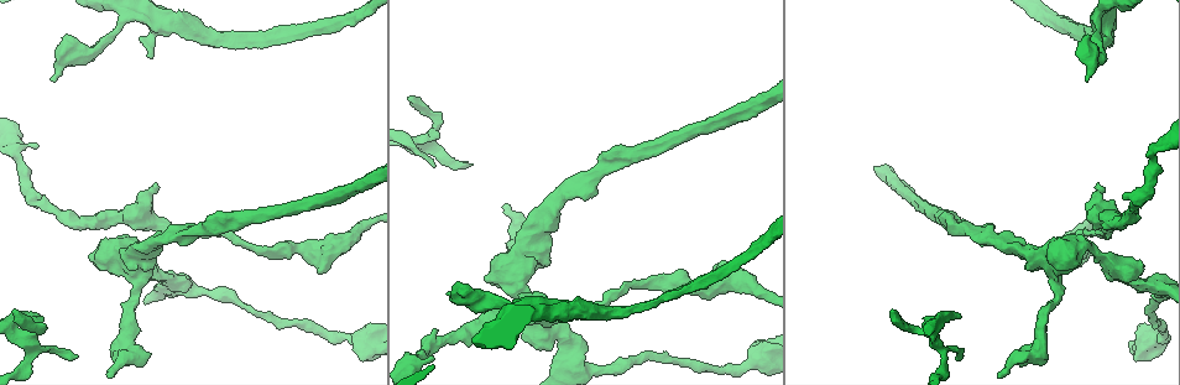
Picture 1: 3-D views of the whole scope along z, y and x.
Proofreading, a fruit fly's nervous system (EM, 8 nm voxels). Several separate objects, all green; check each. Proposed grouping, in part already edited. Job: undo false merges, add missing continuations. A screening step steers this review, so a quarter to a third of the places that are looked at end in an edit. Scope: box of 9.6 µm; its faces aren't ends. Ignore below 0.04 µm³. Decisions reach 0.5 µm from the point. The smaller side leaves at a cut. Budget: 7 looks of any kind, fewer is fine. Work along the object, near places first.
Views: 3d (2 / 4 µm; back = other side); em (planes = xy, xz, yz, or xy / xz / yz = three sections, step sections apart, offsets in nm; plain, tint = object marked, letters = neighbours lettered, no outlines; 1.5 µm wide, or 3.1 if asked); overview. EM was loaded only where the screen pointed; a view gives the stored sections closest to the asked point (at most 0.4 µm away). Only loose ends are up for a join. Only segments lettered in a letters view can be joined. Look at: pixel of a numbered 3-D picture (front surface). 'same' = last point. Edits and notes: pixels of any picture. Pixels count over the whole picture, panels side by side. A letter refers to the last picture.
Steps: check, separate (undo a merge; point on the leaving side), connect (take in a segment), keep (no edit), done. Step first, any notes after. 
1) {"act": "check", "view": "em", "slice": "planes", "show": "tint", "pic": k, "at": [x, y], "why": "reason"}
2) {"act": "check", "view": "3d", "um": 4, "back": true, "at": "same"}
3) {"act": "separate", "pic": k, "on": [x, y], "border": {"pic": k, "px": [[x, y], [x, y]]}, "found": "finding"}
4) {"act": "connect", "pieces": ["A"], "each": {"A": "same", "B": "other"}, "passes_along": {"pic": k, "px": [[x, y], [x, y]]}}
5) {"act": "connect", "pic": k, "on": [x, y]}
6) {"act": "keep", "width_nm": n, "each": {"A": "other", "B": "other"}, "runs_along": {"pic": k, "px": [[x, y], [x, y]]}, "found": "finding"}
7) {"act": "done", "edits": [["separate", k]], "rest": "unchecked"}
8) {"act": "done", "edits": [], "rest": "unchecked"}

{"act": "check", "view": "em", "um": 3.1, "slice": "planes", "show": "letters", "pic": 1, "at": [1096, 184], "why": "branch stops here"}

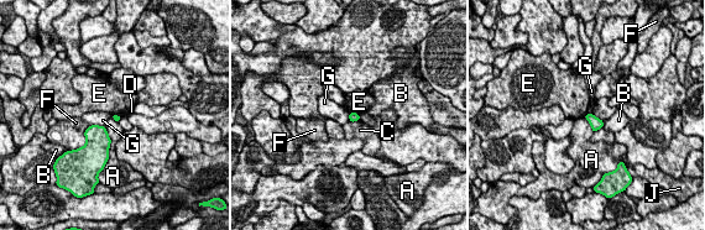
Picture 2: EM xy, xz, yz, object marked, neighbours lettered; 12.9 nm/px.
{"act": "keep", "each": {"A": "other", "B": "other", "C": "other", "D": "other", "E": "other", "F": "other", "G": "other", "J": "other"}, "border": {"pic": 2, "px": [[103, 125], [89, 126]]}, "found": "no lettered segment goes on from it"}

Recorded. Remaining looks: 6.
{"act": "check", "view": "em", "slice": "yz", "step": 8, "show": "tint", "pic": 1, "at": [526, 251], "why": "three-way junction"}

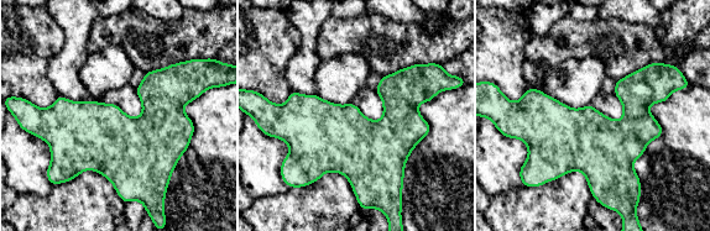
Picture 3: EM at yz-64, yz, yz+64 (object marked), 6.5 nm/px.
{"act": "check", "view": "em", "slice": "planes", "show": "letters", "at": "same", "why": "another direction"}

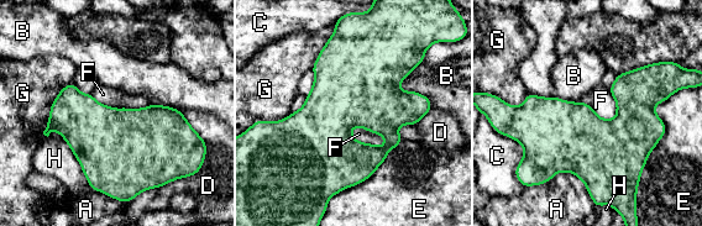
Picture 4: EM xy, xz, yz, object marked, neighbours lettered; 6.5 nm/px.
{"act": "keep", "each": {"A": "other", "B": "other", "C": "other", "D": "other", "E": "other", "F": "other", "G": "other", "H": "other"}, "border": {"pic": 4, "px": [[524, 187], [571, 172], [597, 206]]}, "found": "all the same cell"}

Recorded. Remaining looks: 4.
{"act": "check", "view": "em", "slice": "planes", "show": "letters", "pic": 1, "at": [13, 312]}

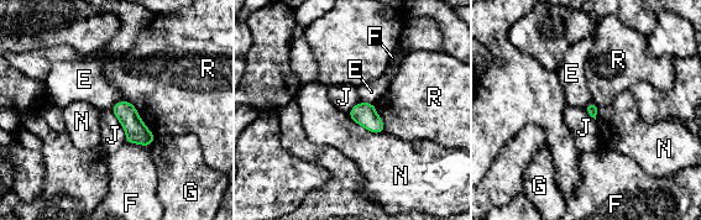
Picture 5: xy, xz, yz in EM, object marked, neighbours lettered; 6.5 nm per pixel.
{"act": "keep", "each": {"E": "other", "F": "other", "G": "other", "J": "other", "N": "other", "R": "other"}, "border": {"pic": 5, "px": [[110, 109], [125, 132], [125, 142]]}, "found": "none of them fits"}

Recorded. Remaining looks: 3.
{"act": "done", "edits": [], "rest": "unchecked"}

